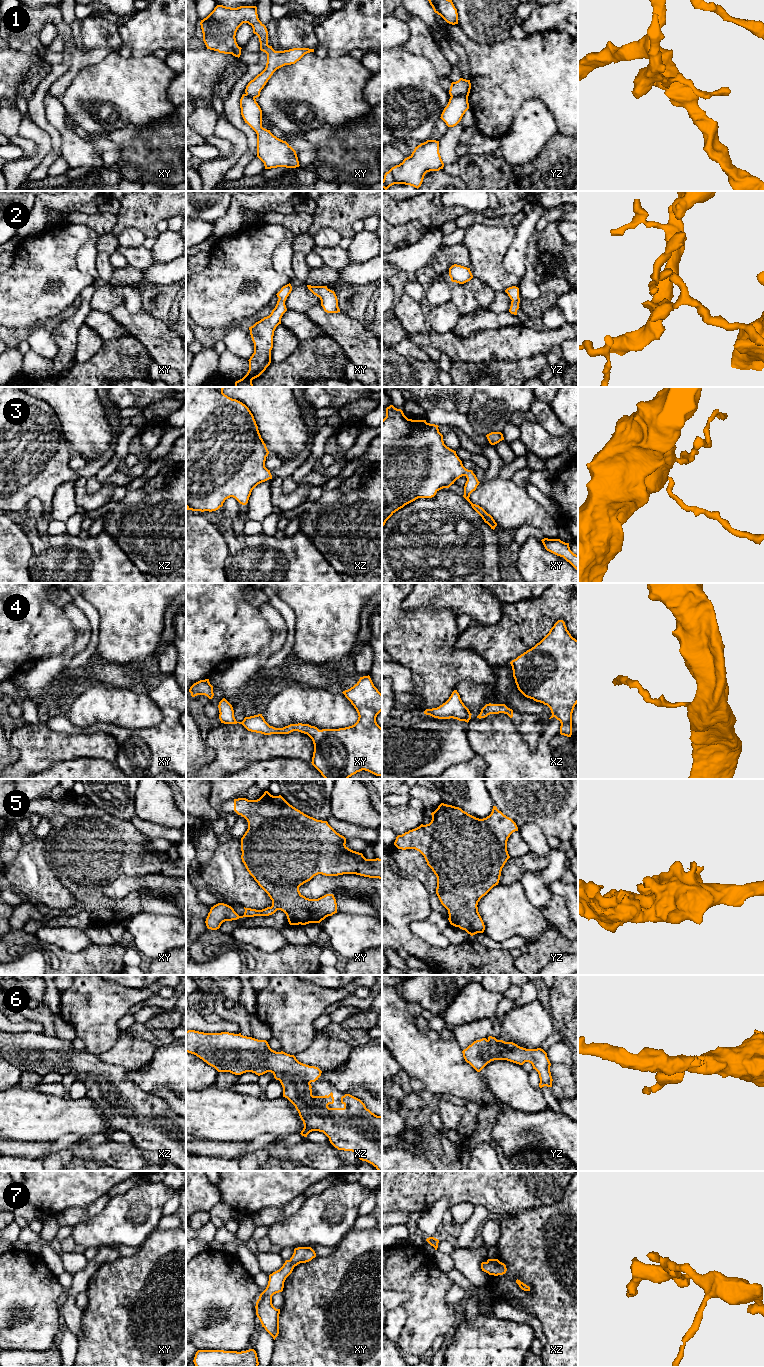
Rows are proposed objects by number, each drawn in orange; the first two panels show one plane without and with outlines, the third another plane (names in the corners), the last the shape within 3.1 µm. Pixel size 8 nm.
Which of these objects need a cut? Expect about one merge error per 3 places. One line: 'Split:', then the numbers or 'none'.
Split: 1

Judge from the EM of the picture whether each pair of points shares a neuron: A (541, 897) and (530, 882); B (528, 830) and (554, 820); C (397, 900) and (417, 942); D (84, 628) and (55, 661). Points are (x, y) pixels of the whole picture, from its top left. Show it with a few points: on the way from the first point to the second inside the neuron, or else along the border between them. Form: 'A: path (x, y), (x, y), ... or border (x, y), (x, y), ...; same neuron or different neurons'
A: path (540, 893), (534, 886); same neuron
B: border (518, 828), (527, 823), (535, 823), (547, 837); different neurons
C: path (398, 911), (398, 926), (406, 934); same neuron
D: path (82, 638), (65, 657); same neuron

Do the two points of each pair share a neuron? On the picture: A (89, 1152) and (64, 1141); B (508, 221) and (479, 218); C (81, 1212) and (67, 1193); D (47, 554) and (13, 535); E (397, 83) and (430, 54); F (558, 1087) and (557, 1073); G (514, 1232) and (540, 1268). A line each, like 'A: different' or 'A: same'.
A: different
B: same
C: different
D: different
E: different
F: same
G: same

